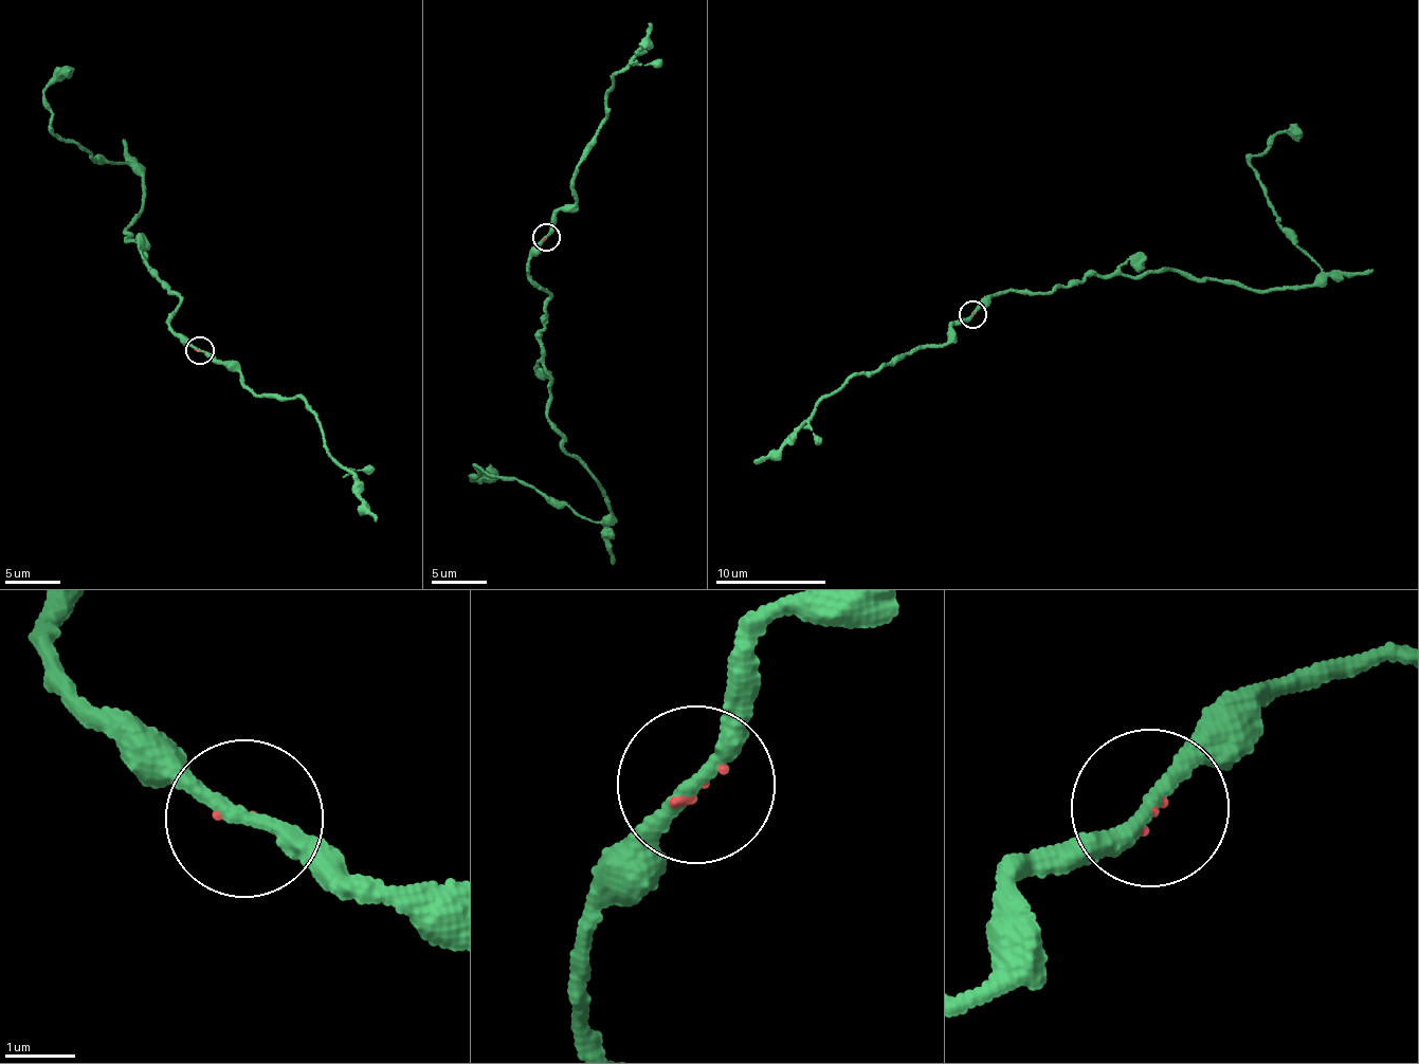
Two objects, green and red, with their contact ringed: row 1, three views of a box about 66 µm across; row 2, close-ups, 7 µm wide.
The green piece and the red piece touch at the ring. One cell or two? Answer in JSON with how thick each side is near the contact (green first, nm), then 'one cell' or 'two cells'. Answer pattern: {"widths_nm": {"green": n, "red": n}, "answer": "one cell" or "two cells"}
{"widths_nm": {"green": 220, "red": 60}, "answer": "one cell"}

